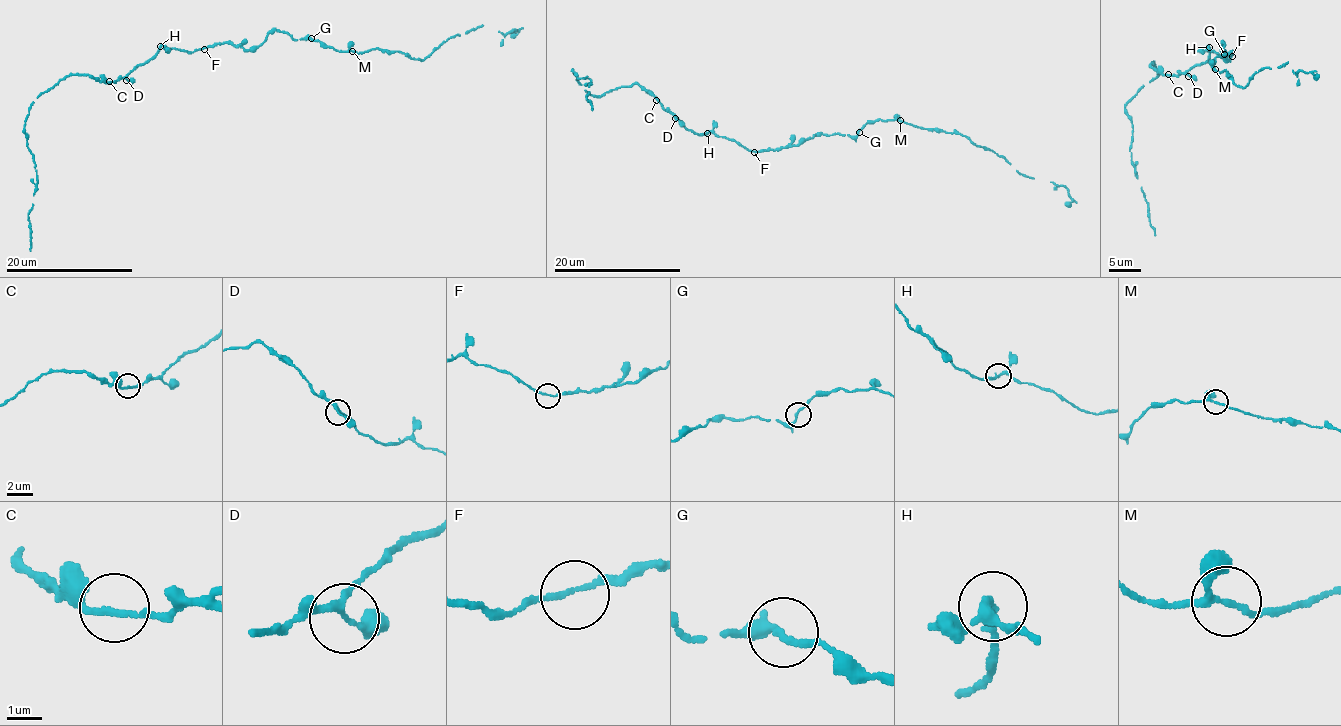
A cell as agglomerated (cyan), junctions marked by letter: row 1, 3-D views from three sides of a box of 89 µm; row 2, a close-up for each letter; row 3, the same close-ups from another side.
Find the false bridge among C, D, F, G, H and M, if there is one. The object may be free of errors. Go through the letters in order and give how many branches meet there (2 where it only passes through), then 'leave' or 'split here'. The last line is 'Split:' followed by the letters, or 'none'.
C: 2 | leave
D: 3 | leave
F: 2 | leave
G: 3 | leave
H: 3 | leave
M: 3 | leave
Split: none

